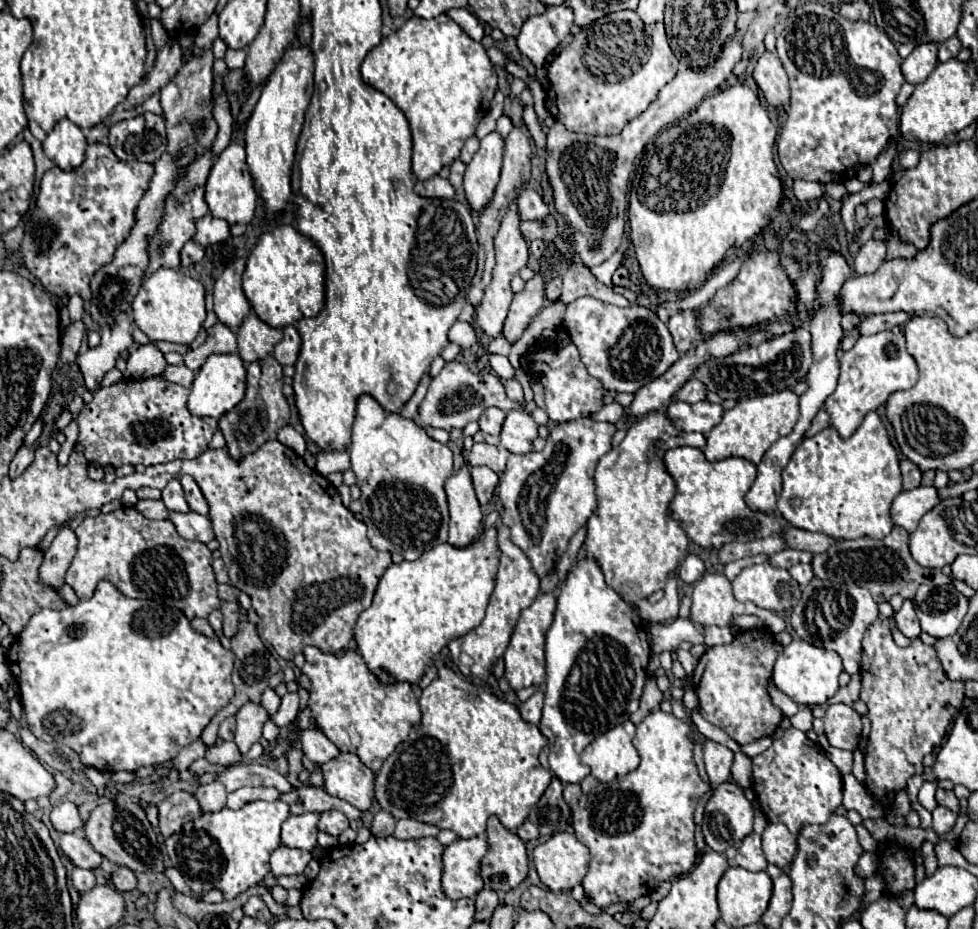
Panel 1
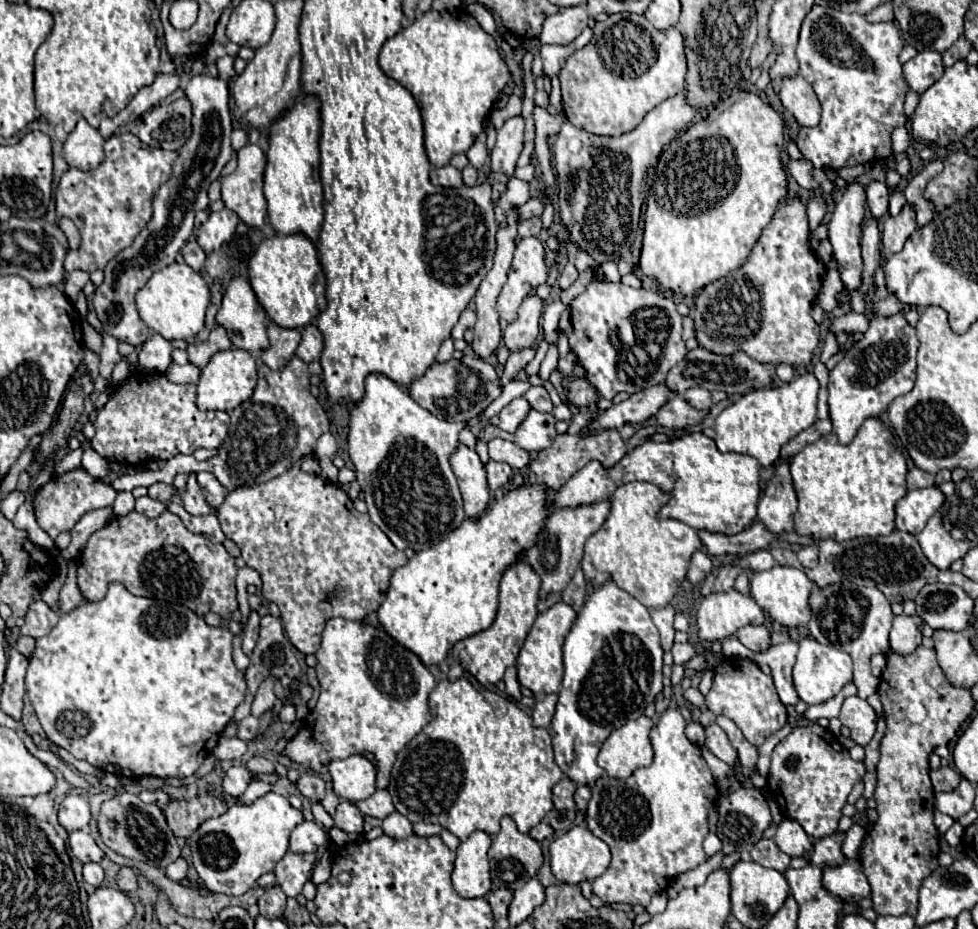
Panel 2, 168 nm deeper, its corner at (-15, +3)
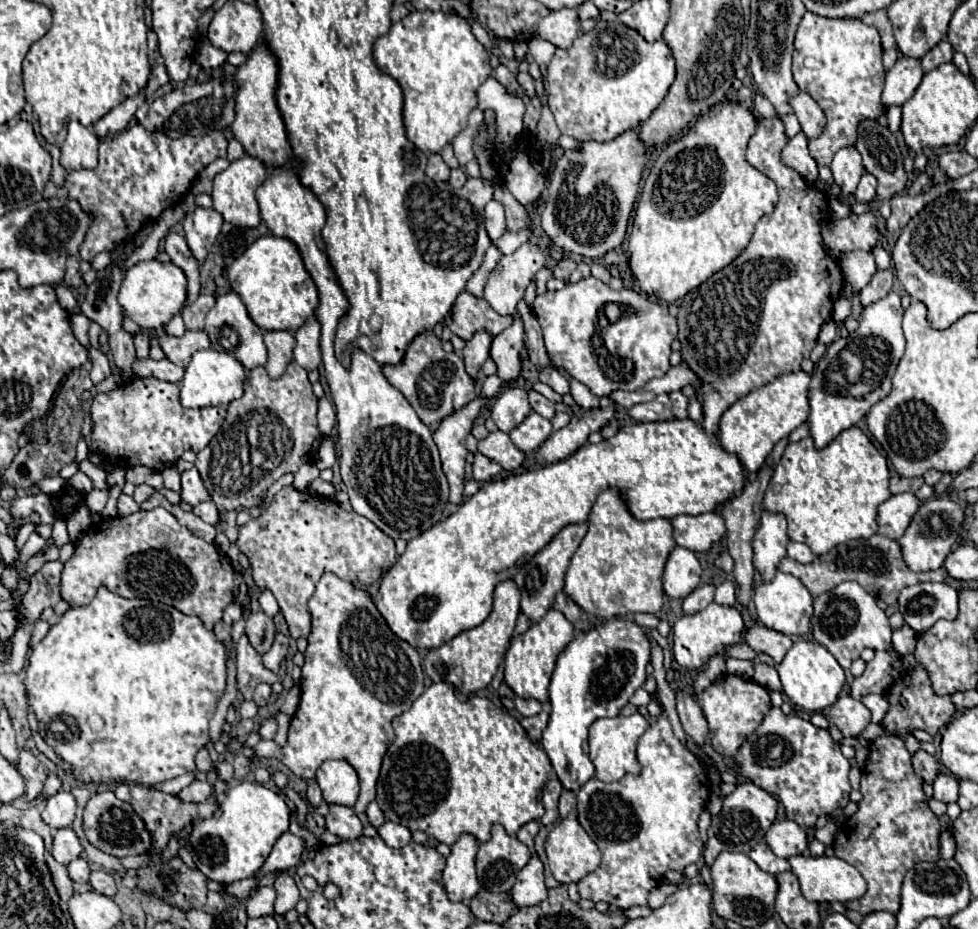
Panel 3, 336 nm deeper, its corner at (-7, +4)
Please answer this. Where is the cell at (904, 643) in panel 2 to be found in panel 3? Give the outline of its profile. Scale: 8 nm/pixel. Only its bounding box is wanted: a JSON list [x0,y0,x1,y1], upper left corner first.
[849,652,899,698]

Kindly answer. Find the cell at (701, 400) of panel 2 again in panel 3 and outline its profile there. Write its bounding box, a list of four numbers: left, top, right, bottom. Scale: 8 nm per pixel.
[671,392,687,418]

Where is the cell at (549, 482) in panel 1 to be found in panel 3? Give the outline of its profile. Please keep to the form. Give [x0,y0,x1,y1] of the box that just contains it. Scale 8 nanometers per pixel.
[513,524,587,622]

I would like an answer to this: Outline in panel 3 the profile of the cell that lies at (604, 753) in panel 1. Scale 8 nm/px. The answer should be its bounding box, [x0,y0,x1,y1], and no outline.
[589,712,647,782]

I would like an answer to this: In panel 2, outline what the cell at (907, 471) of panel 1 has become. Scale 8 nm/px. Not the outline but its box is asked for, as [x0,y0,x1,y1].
[907,467,935,489]

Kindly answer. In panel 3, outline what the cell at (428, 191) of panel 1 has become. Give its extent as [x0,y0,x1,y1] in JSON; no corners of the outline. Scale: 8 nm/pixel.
[425,154,449,182]

